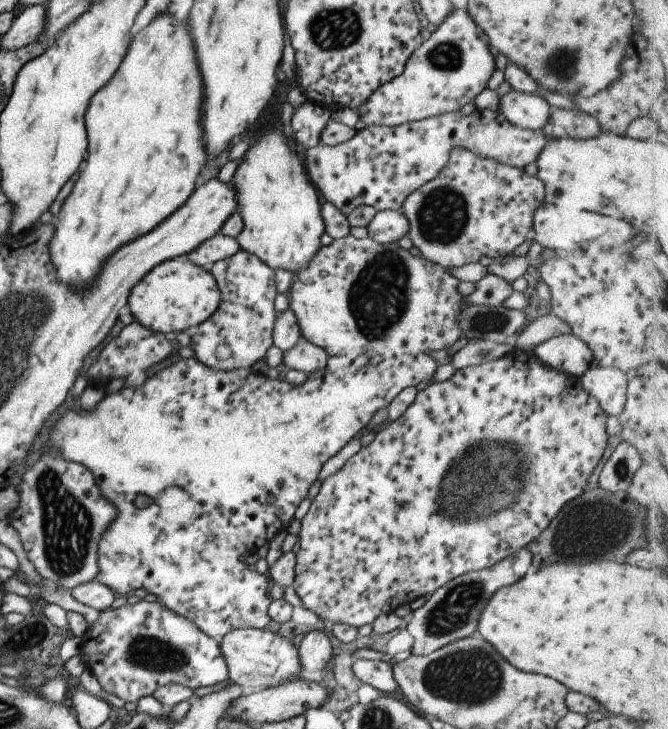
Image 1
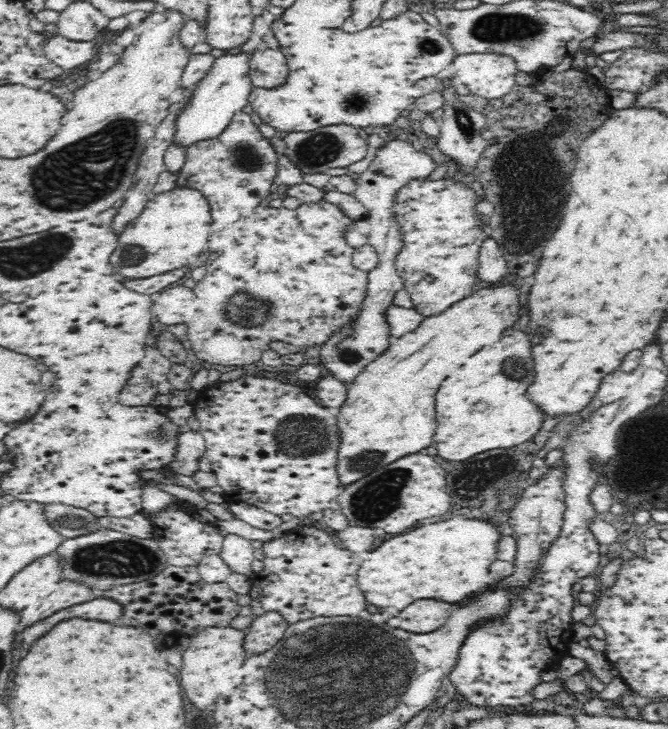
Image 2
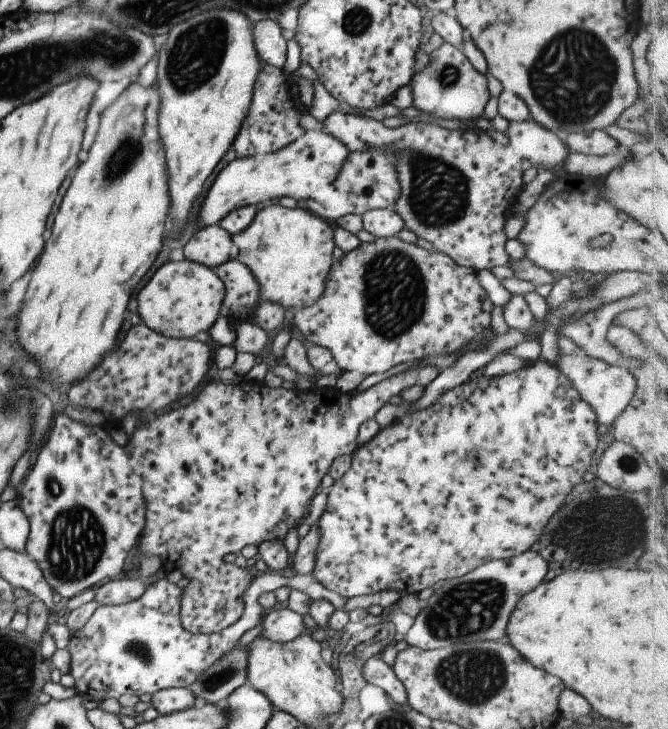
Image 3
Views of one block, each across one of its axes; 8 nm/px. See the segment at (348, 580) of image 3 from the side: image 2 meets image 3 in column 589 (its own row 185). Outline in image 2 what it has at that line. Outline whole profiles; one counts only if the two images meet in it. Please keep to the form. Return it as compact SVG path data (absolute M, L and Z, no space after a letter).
M440 179L437 181L412 180L408 186L404 186L398 192L394 213L398 223L404 231L404 248L396 258L396 270L403 280L403 288L410 294L413 309L422 316L432 316L451 307L454 302L462 300L470 294L474 282L476 282L478 266L479 246L486 236L482 232L481 224L476 219L474 204L478 202L473 189L460 185L452 179Z

